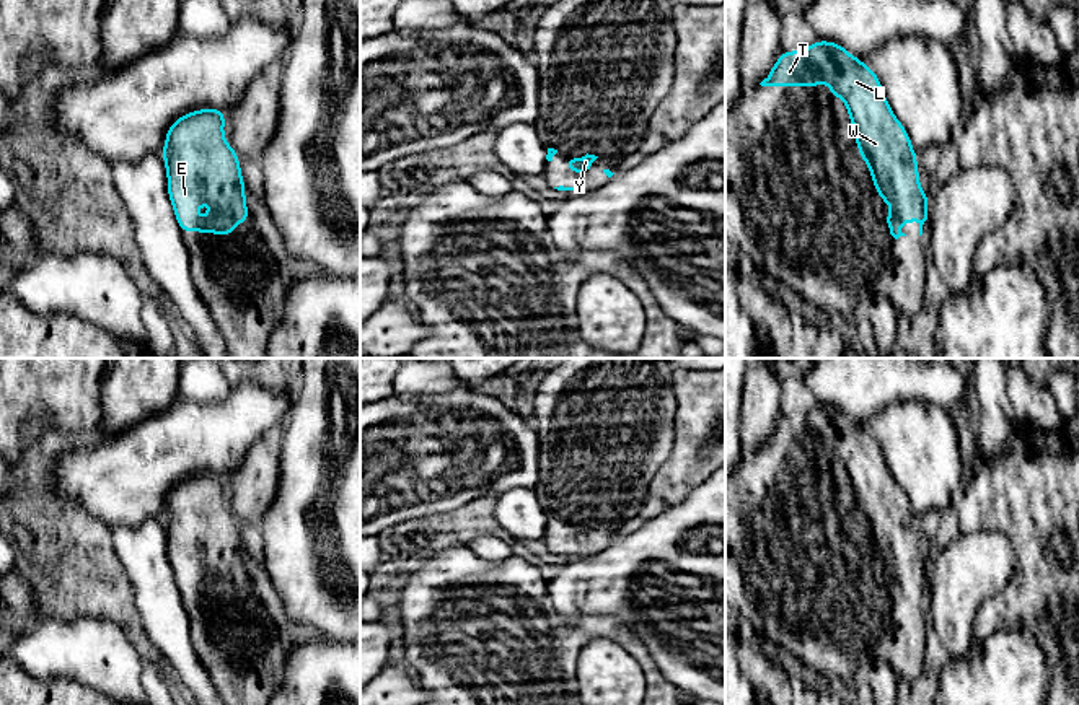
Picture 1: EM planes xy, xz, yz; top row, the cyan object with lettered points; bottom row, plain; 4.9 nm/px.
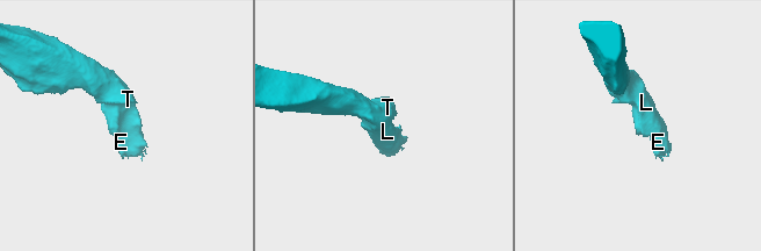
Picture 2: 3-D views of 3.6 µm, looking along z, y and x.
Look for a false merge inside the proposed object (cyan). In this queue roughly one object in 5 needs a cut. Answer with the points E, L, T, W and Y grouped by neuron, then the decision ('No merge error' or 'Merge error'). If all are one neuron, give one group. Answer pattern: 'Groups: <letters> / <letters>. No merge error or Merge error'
Groups: E L T W Y. No merge error

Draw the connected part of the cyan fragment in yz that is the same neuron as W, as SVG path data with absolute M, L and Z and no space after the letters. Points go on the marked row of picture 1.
M818 41L805 50L782 52L771 73L760 85L776 88L817 86L826 80L830 81L831 98L839 96L848 106L859 153L872 171L874 187L883 199L883 220L890 234L895 239L906 236L900 231L900 225L918 218L921 236L929 202L919 187L916 153L906 129L893 116L874 70L867 68L856 55L849 55L839 44Z

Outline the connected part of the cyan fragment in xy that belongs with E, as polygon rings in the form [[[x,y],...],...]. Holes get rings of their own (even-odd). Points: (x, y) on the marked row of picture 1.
[[[200,109],[179,117],[166,134],[163,158],[168,173],[168,194],[181,233],[197,230],[230,233],[251,217],[244,200],[244,182],[238,156],[223,140],[227,114]],[[210,200],[209,217],[194,218],[192,210]]]

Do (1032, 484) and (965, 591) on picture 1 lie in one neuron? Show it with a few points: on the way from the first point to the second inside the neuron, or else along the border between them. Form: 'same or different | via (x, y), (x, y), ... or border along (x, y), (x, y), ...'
different | border along (995, 529), (1008, 538), (1014, 551)

